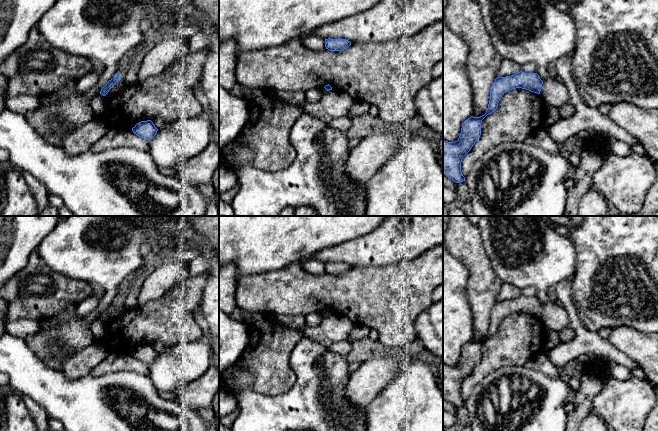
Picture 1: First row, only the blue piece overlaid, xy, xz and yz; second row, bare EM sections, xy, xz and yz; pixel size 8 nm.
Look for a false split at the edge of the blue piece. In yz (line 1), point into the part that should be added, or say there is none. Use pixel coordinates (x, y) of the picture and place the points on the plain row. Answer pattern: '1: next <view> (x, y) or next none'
1: next none

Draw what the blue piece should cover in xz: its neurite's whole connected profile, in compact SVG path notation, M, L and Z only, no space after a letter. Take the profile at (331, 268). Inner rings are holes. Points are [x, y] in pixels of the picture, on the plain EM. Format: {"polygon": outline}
{"polygon": "M325 263L325 271L329 275L342 275L350 269L351 266L346 263Z"}

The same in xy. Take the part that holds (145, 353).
{"polygon": "M147 344L147 345L141 345L137 347L132 352L132 355L137 360L150 364L156 359L158 353L155 351L155 349L151 344Z"}

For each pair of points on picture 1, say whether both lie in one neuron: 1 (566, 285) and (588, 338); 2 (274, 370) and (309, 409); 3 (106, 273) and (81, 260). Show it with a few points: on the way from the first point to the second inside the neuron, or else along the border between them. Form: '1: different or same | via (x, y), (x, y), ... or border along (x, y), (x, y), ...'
1: same | via (566, 298), (577, 325)
2: different | border along (290, 364), (295, 382), (286, 391), (268, 396)
3: same | via (100, 267), (93, 260), (87, 260)

